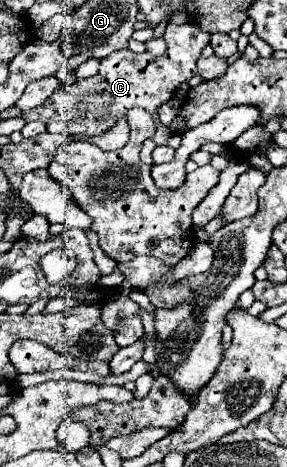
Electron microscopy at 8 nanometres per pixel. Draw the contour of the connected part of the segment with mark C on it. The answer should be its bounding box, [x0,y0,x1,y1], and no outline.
[21,23,209,145]

